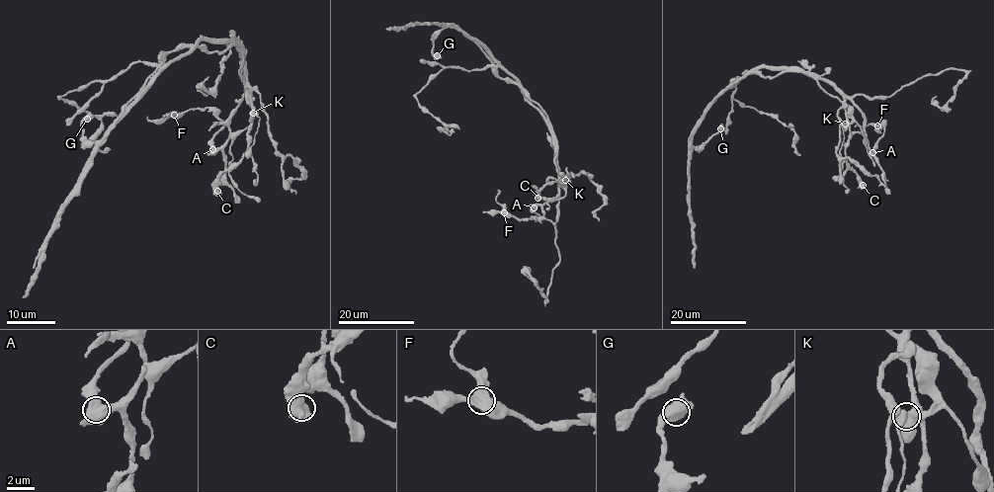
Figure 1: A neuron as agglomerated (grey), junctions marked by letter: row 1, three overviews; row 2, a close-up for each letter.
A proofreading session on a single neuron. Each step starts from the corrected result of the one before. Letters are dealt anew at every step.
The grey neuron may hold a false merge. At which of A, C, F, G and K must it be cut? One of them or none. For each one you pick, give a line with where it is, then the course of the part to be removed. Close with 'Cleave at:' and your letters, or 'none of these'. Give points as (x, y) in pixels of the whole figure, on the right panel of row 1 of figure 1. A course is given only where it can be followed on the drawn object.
K: place (845, 123); course (844, 123), (853, 120), (852, 112), (801, 72), (772, 77), (747, 73), (729, 85), (689, 137), (694, 244)
Cleave at: K

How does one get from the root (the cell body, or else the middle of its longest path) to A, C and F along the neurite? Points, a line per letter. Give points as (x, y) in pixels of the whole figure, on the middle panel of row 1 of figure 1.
A: (535, 107), (553, 140), (558, 194), (534, 207)
C: (535, 107), (549, 127), (557, 151), (557, 175), (564, 181), (549, 181), (538, 198)
F: (535, 107), (553, 140), (558, 194), (534, 208), (542, 219), (517, 219), (504, 212)

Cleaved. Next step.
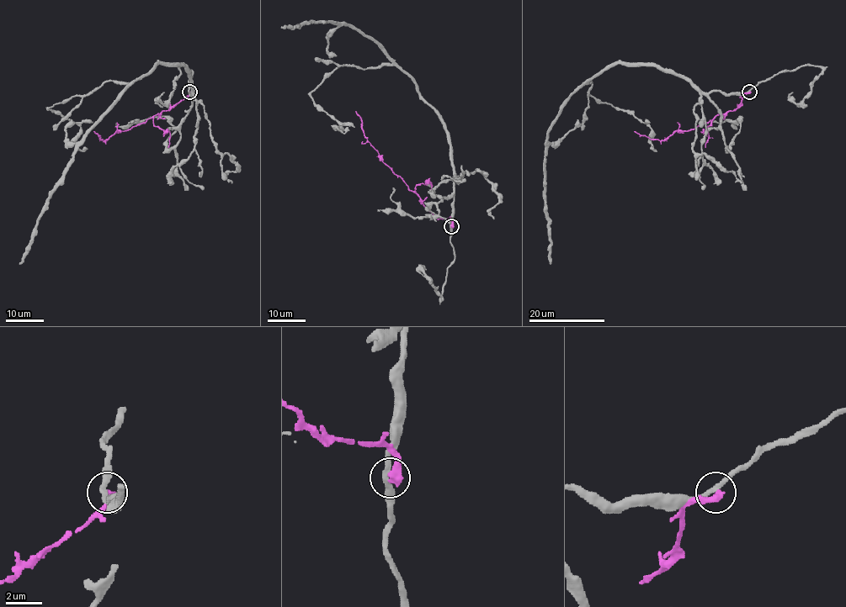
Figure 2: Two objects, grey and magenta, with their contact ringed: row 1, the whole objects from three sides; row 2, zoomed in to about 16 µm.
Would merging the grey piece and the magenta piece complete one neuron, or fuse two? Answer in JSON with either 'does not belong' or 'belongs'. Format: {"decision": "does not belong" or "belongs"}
{"decision": "does not belong"}

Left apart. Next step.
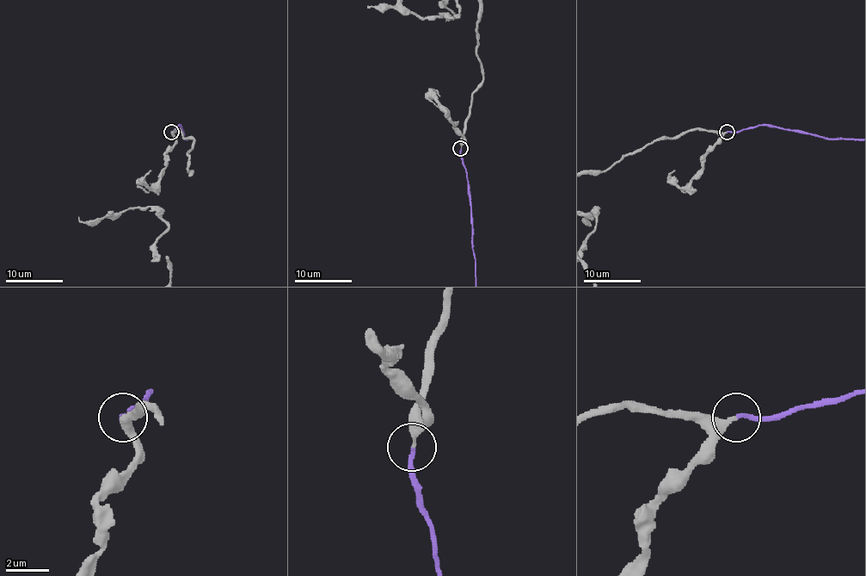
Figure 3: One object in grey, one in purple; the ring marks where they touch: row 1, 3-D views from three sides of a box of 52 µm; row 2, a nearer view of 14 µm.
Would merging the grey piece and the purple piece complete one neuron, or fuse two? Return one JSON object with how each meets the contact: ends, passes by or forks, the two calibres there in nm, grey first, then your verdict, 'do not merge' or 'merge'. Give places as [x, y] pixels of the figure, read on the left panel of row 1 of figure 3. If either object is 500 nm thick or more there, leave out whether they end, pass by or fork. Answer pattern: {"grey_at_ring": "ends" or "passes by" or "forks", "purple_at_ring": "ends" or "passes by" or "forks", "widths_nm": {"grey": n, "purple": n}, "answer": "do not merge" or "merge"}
{"grey_at_ring": "ends", "purple_at_ring": "ends", "widths_nm": {"grey": 260, "purple": 190}, "answer": "merge"}

